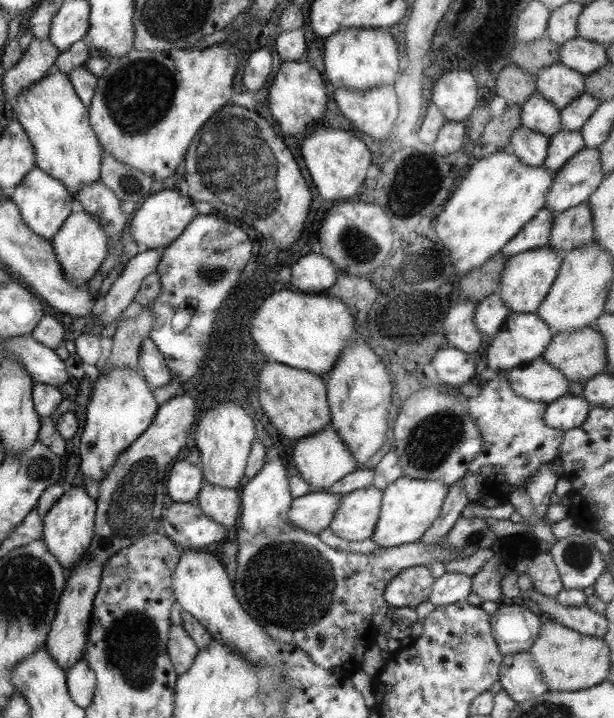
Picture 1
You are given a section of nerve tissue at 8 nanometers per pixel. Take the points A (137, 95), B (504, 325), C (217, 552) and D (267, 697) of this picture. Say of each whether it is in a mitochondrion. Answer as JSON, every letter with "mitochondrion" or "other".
{"A":"mitochondrion","B":"other","C":"other","D":"mitochondrion"}

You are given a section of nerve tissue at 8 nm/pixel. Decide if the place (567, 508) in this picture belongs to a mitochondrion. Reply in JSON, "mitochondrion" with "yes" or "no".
{"mitochondrion":"no"}

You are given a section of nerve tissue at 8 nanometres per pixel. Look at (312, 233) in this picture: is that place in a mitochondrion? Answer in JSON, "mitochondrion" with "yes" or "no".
{"mitochondrion":"no"}

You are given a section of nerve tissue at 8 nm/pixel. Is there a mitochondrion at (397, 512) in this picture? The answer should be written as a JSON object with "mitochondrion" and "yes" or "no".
{"mitochondrion":"no"}

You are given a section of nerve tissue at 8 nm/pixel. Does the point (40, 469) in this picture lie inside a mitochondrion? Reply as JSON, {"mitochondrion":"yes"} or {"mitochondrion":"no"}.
{"mitochondrion":"yes"}

